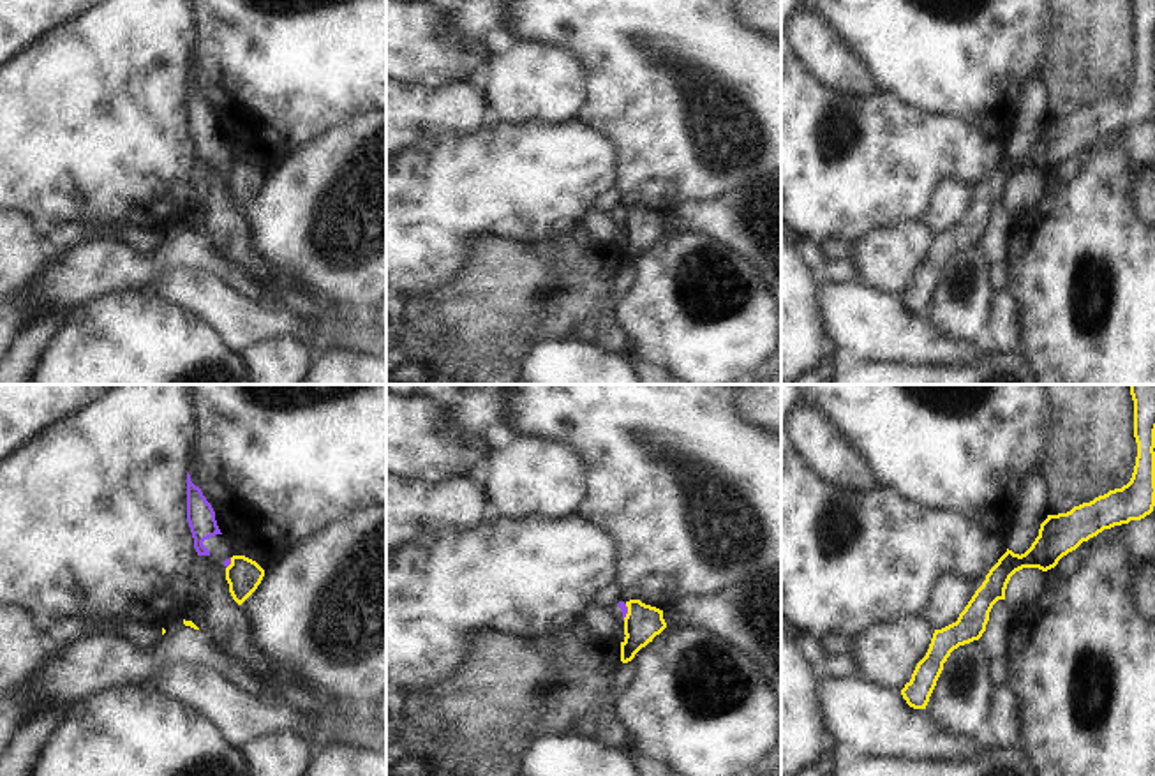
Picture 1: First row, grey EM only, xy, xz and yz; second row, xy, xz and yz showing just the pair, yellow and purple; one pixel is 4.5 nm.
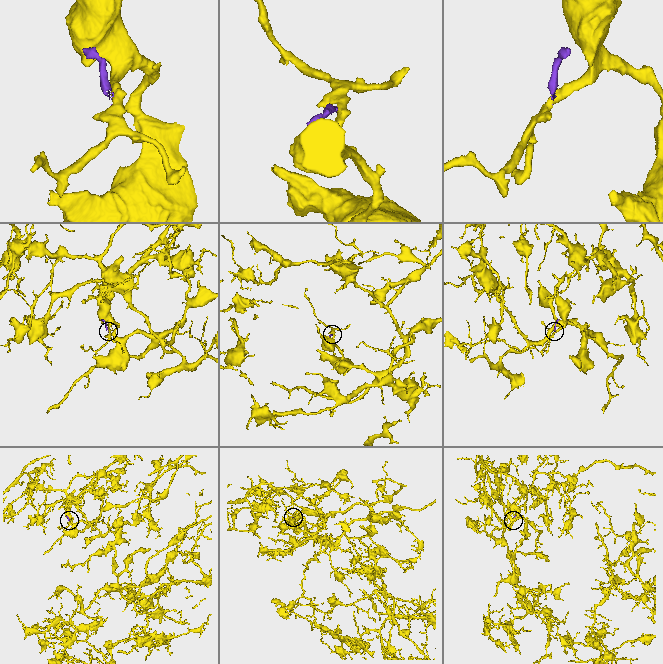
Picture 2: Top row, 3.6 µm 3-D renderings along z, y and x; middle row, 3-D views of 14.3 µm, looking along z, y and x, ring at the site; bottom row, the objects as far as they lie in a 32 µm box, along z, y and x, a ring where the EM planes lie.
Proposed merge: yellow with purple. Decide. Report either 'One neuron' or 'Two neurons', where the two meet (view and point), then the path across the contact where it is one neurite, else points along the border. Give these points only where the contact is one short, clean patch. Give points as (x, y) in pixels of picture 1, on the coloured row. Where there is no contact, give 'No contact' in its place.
Two neurons. Touches yellow at xz (628, 612). Boundary: xz (626, 604), (623, 619)

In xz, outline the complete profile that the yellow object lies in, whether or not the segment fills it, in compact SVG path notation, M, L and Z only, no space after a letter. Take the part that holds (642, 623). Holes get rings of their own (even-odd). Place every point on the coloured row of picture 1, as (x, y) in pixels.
M640 600L626 601L628 614L624 617L624 640L621 642L621 661L628 663L635 654L645 647L656 635L659 635L667 623L663 610L645 605Z

